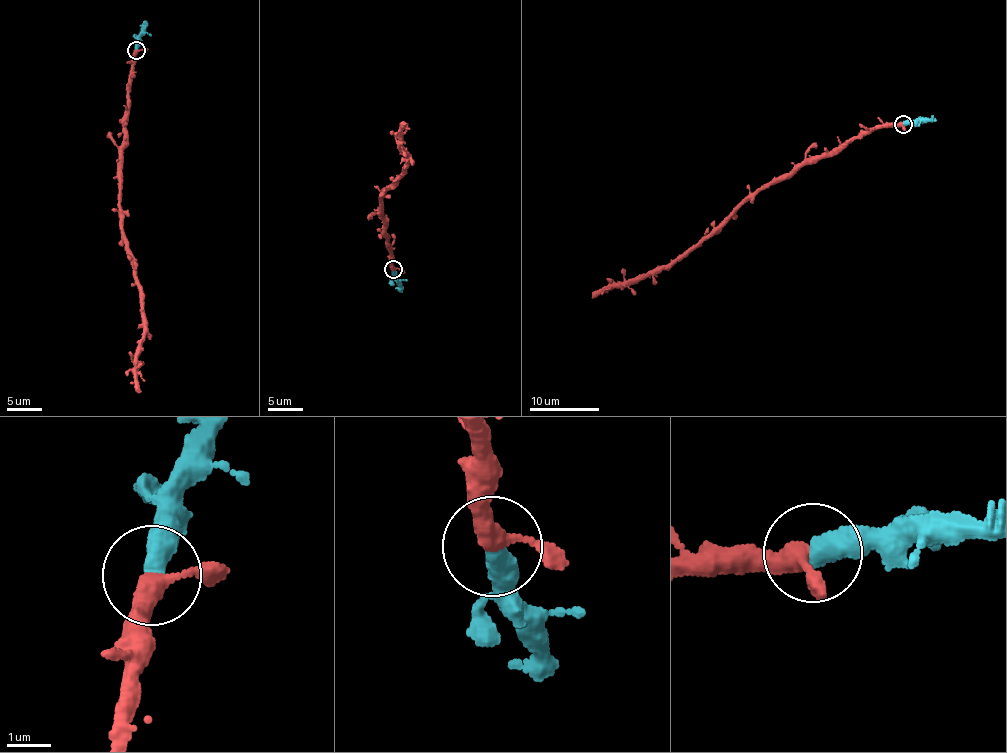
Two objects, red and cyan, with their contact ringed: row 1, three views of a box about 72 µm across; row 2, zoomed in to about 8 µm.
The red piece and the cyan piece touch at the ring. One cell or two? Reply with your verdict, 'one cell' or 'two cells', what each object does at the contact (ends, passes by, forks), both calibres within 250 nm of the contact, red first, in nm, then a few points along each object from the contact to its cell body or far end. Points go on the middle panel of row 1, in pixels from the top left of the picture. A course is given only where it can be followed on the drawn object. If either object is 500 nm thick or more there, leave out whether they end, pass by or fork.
one cell; 360 nm thick on the red side, 500 nm on the other; red runs (392, 269), (379, 193), (395, 181), (407, 164), (400, 125), (405, 124); cyan runs (392, 269), (394, 280), (402, 292)

